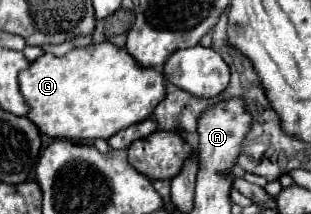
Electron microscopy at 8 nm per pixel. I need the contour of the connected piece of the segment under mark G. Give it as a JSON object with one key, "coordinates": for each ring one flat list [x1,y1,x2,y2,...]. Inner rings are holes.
{"coordinates":[[101,42,97,46,91,44,85,48,73,48,65,56,39,56,29,68,25,68,25,72,19,72,19,90,29,106,27,118,39,128,41,134,61,140,107,140,129,124,137,124,153,116,155,106,165,98,165,78,155,68,137,66,127,50]]}

